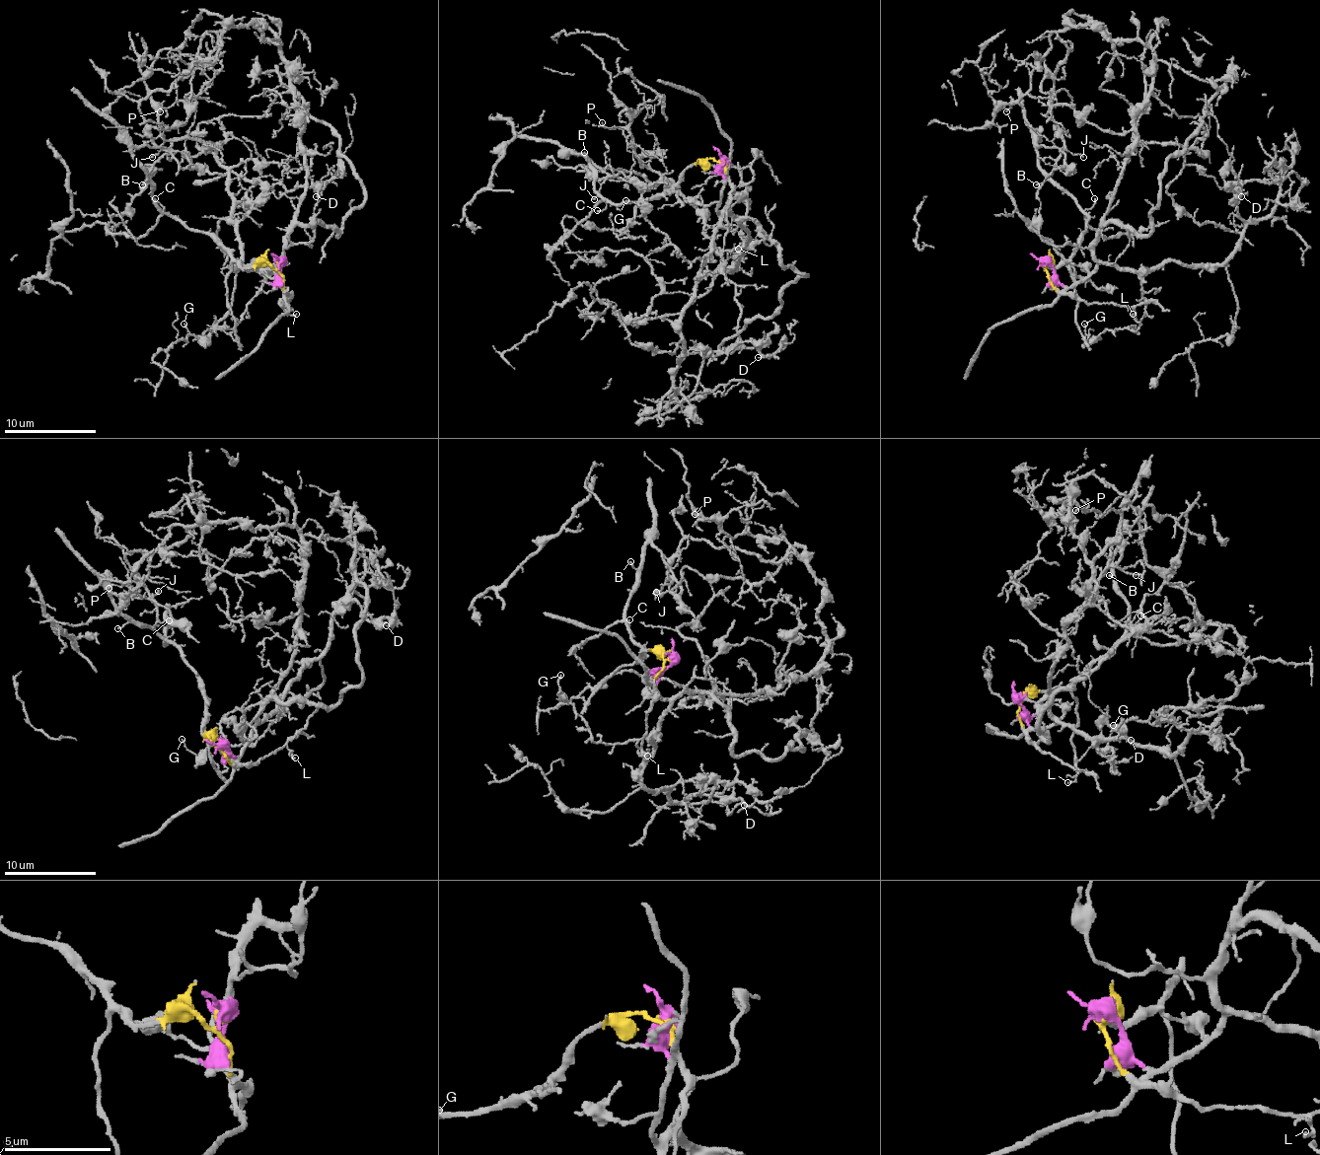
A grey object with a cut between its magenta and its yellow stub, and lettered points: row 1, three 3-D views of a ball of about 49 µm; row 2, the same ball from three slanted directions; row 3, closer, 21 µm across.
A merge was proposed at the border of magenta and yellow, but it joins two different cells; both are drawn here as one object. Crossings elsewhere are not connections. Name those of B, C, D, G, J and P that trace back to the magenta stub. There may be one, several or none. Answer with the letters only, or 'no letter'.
D, G, P

